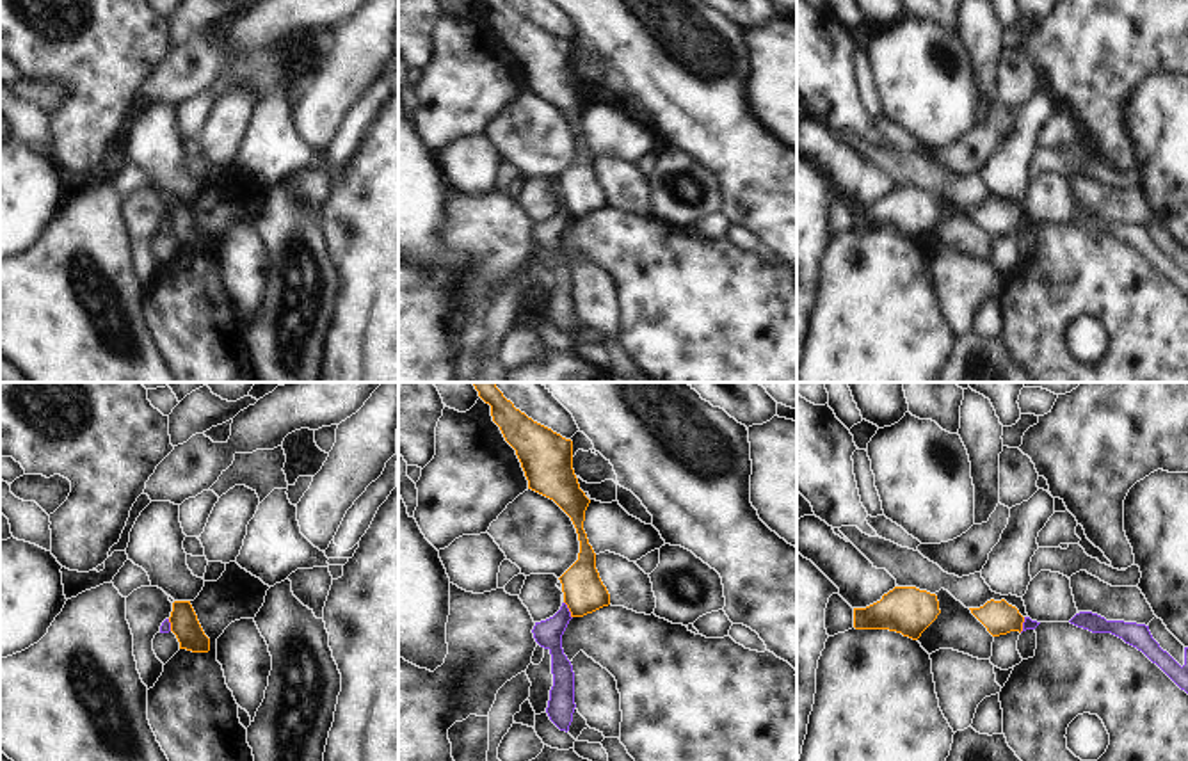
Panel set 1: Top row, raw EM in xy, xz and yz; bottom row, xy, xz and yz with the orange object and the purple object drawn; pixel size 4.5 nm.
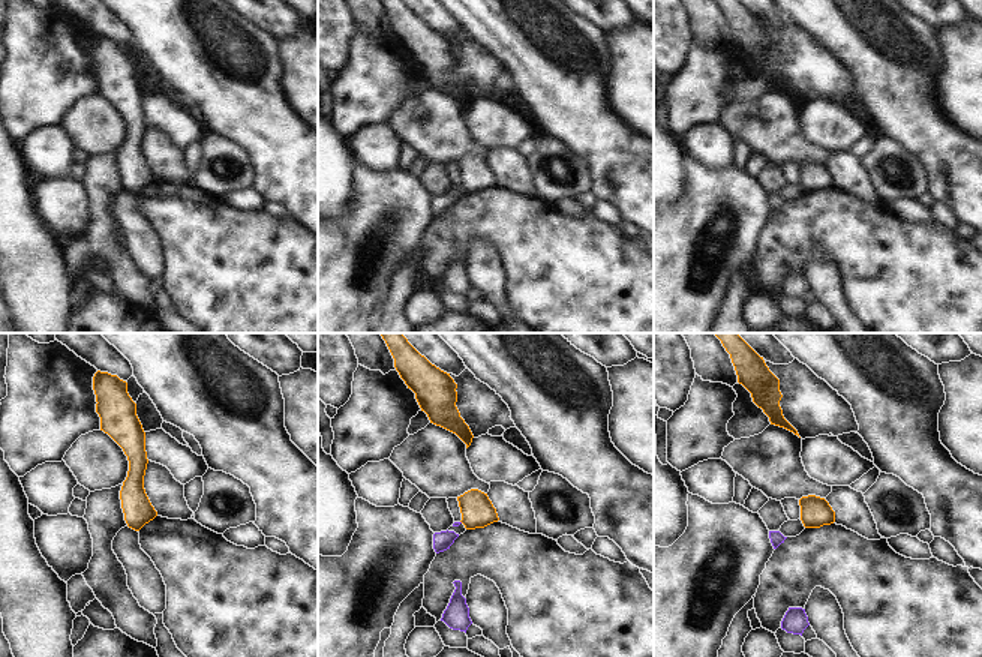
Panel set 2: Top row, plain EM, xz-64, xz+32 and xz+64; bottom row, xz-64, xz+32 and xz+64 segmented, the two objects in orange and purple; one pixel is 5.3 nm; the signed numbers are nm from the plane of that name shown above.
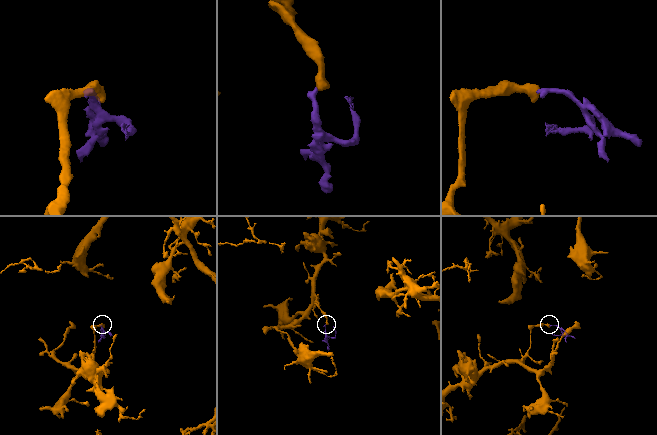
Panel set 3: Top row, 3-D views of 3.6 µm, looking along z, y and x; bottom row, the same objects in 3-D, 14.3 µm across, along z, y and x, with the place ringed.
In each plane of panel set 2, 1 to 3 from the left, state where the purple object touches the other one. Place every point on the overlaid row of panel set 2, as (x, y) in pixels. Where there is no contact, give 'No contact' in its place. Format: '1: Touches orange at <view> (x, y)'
1: No contact
2: No contact
3: No contact

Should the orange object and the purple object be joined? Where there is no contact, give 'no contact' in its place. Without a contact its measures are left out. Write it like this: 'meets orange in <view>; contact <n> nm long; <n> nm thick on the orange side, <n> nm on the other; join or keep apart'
meets orange in xz; contact 90 nm long; 190 nm thick on the orange side, 130 nm on the other; keep apart

